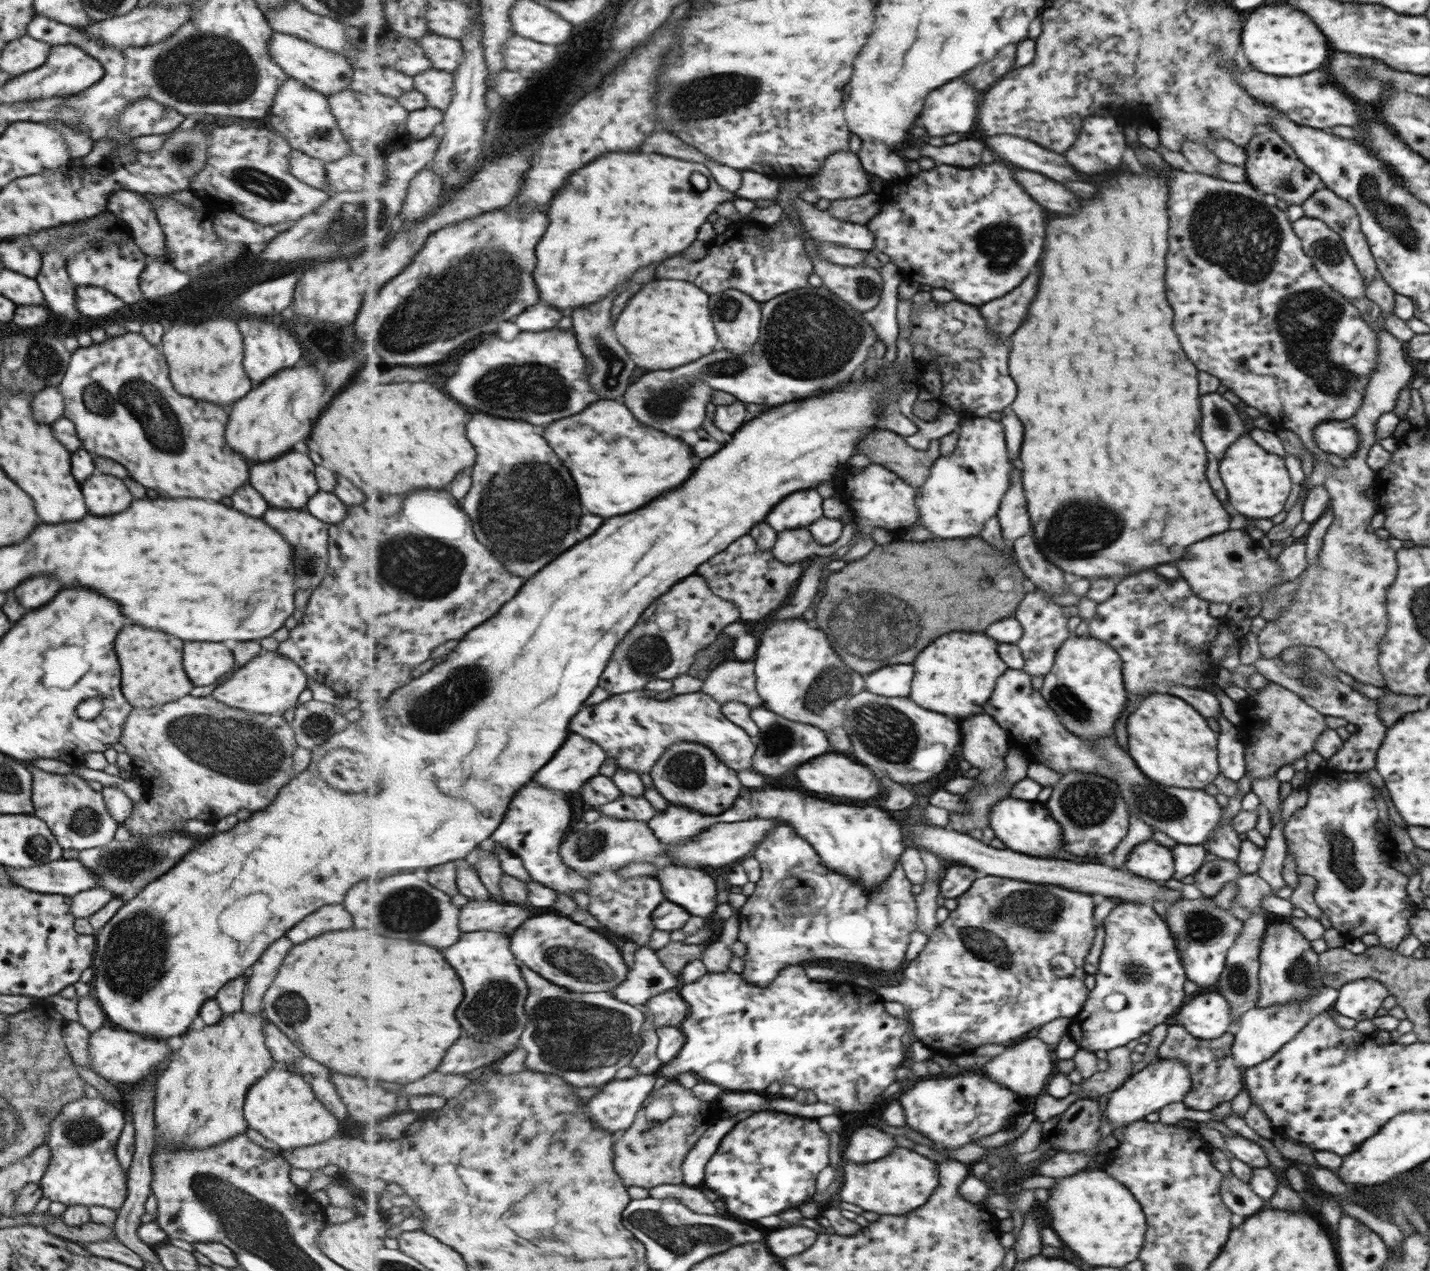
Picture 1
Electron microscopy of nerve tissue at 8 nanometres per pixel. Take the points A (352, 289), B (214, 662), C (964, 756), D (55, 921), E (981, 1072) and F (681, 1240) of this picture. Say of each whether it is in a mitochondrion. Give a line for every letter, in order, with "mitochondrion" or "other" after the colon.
A: other
B: other
C: other
D: other
E: other
F: mitochondrion

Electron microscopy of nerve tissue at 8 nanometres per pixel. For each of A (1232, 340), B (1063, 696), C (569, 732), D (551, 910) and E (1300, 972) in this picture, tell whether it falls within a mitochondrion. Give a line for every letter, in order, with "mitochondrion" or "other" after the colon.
A: other
B: mitochondrion
C: other
D: other
E: mitochondrion

